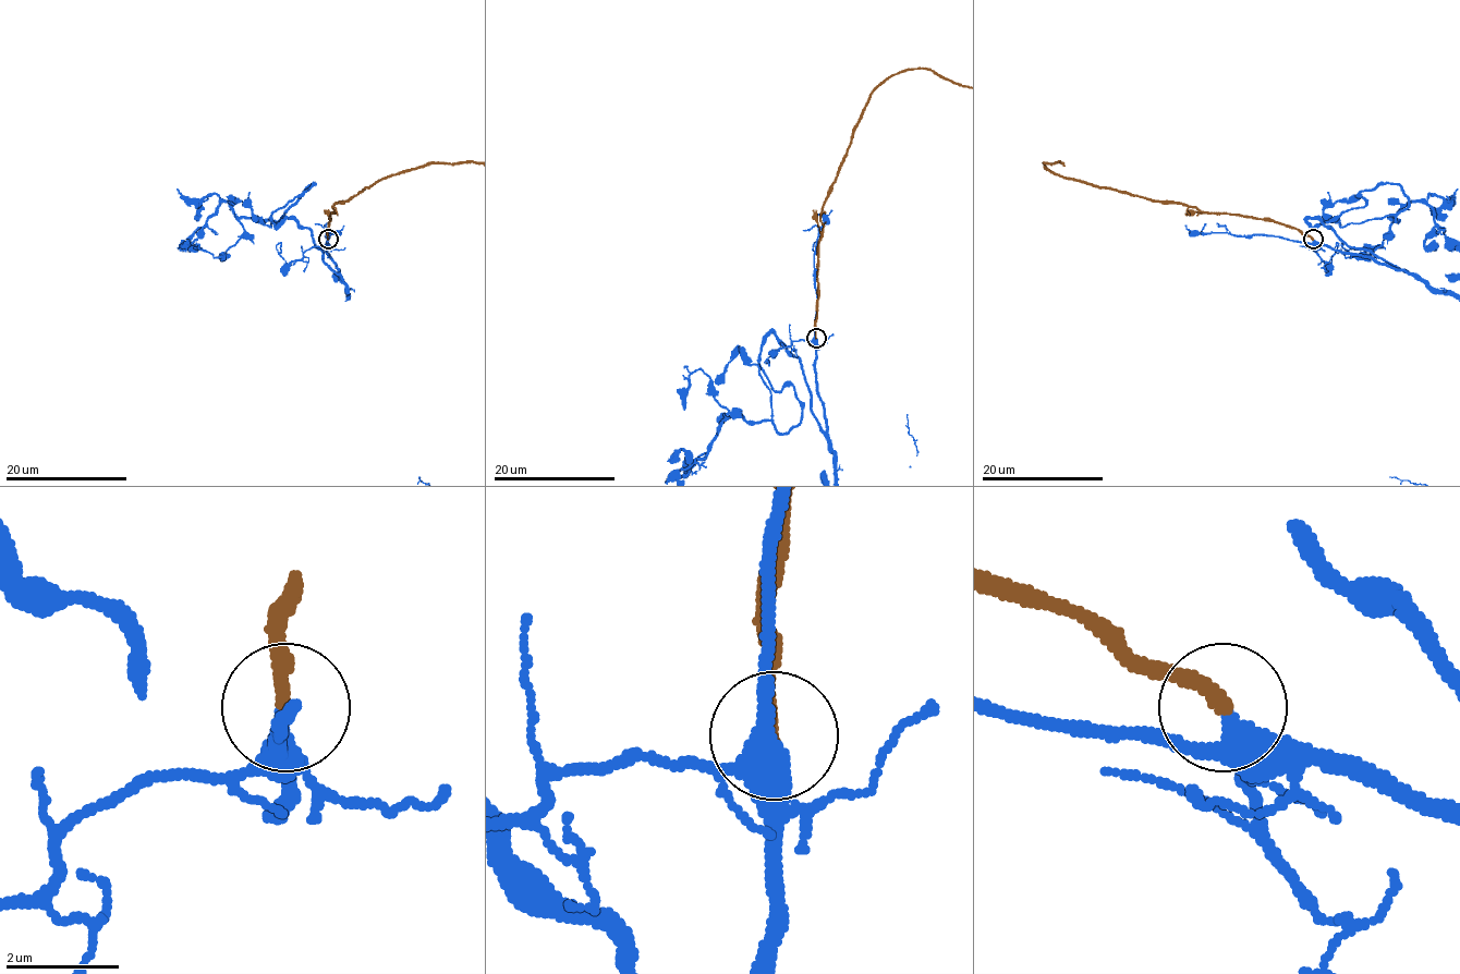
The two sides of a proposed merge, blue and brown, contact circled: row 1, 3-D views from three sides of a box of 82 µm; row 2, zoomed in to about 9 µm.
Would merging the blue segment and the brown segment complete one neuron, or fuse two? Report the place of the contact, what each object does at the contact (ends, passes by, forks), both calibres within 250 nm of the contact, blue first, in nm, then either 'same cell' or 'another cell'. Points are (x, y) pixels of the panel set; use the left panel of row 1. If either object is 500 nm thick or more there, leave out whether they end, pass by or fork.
at (328, 239); blue passes by; brown ends there; 340 nm thick on the blue side, 280 nm on the other; same cell

